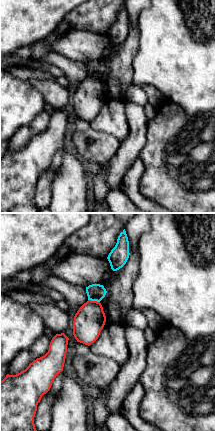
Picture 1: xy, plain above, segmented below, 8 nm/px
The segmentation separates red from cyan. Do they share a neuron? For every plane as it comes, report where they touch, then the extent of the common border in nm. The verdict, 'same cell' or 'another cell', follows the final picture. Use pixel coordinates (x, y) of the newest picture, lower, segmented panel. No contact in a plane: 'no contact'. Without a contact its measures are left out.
meets red at (94, 301); contact 100 nm long

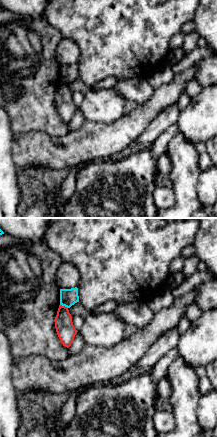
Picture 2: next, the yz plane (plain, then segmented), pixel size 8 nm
meets red at (64, 306); contact 70 nm long

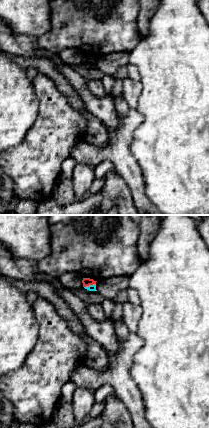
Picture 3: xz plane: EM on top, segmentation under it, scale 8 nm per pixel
meets red at (89, 284); contact 100 nm long

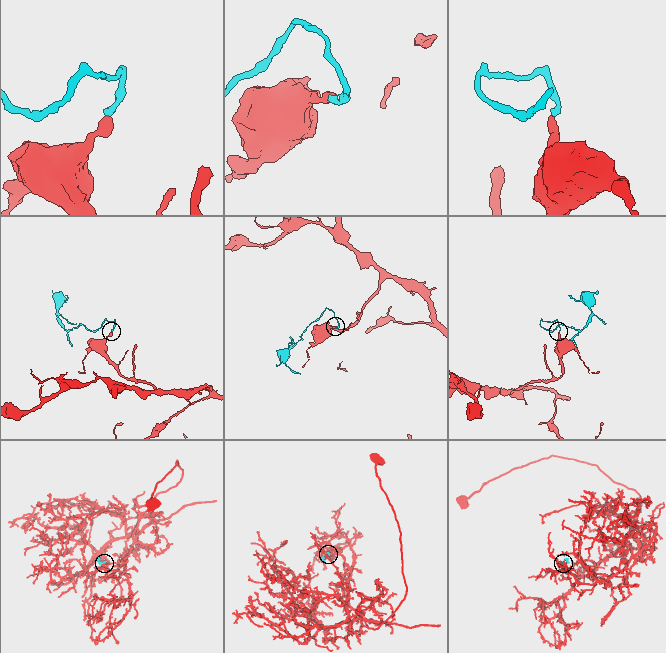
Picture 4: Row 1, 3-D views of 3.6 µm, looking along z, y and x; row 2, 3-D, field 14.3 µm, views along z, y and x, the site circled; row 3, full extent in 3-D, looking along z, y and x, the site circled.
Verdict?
another cell

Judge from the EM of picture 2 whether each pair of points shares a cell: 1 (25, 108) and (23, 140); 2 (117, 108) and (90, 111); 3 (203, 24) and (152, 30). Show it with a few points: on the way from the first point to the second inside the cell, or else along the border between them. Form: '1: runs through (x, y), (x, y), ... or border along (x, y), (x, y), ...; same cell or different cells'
1: border along (47, 133), (32, 131), (16, 132), (14, 134); different cells
2: runs through (110, 108), (97, 108); same cell
3: border along (196, 10), (193, 19); different cells

